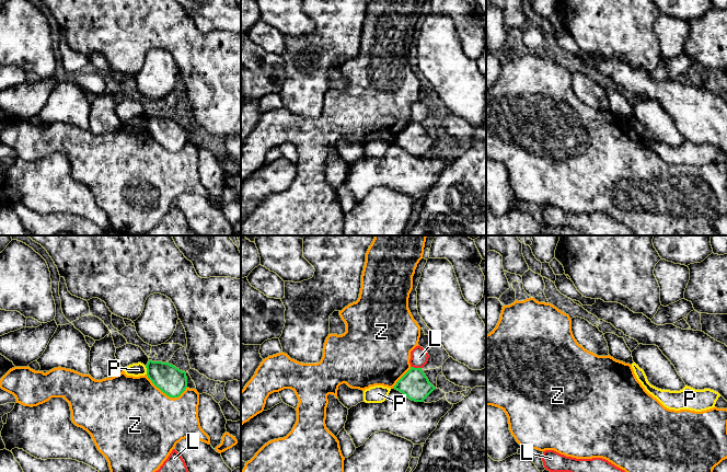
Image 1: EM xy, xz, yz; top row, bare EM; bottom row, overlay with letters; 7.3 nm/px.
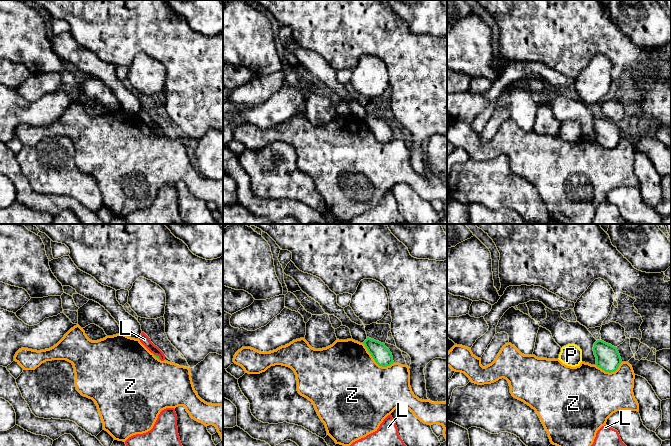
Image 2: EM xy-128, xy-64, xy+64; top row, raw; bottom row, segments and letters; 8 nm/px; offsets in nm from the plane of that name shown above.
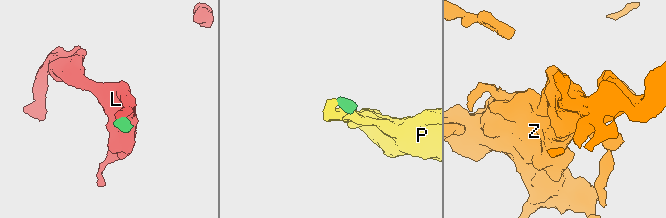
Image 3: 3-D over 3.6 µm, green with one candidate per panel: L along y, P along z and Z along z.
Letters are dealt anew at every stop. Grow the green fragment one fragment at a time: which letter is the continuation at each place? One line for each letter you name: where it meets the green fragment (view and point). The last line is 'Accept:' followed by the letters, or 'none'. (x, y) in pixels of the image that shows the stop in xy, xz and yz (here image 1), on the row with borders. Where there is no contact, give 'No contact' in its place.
Accept: none

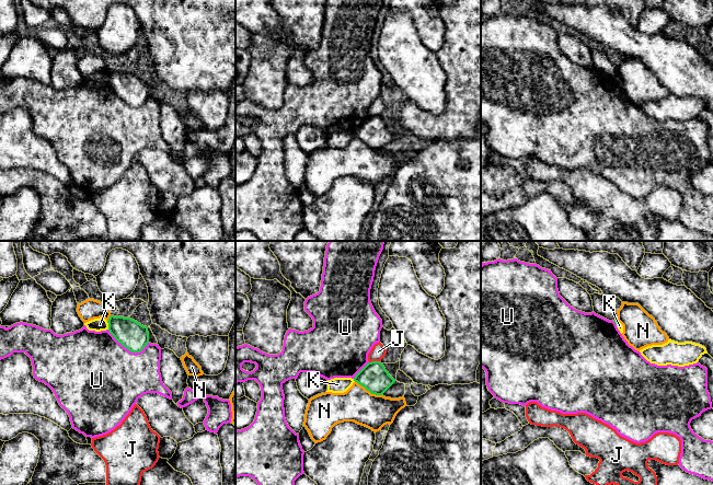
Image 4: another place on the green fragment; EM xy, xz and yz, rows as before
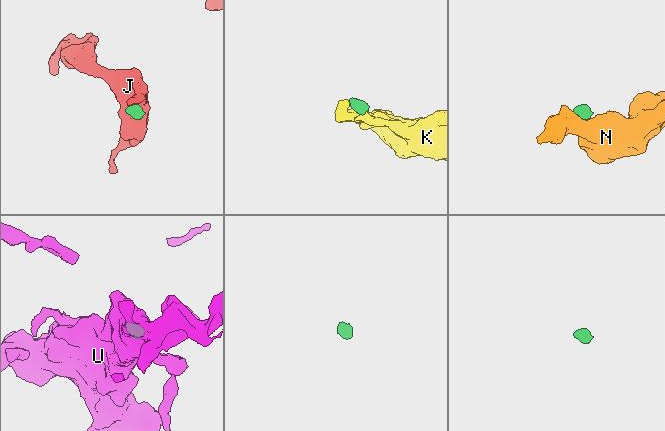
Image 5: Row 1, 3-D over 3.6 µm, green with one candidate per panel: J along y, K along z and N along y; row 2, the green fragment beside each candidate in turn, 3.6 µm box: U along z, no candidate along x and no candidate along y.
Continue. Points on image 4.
Accept: none

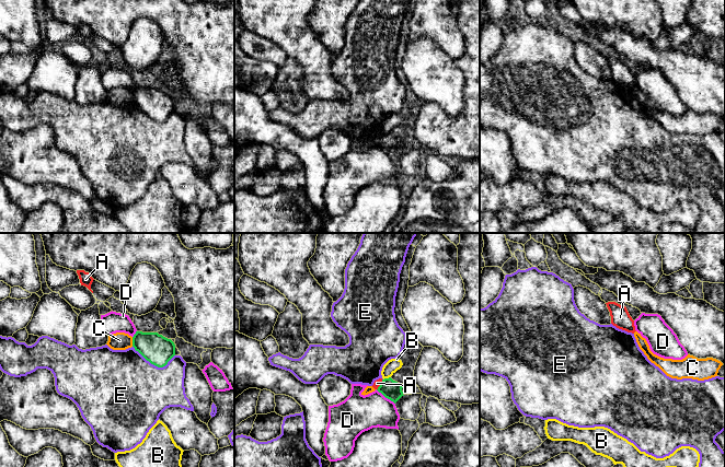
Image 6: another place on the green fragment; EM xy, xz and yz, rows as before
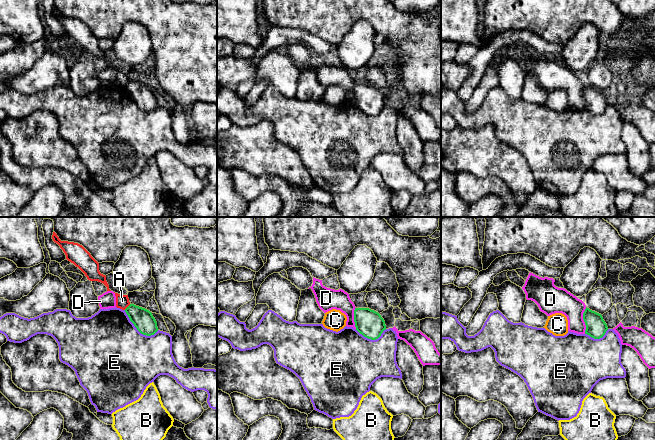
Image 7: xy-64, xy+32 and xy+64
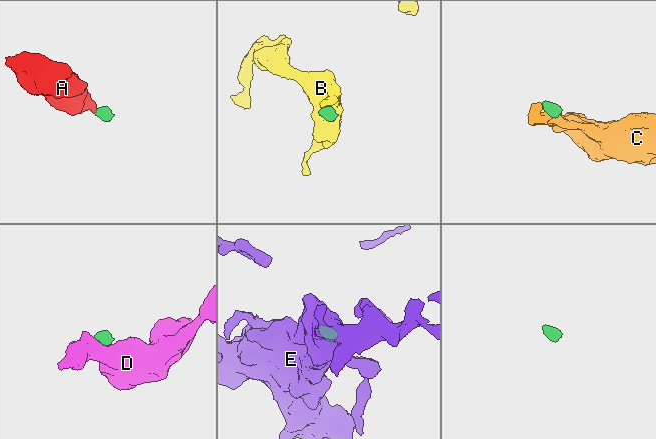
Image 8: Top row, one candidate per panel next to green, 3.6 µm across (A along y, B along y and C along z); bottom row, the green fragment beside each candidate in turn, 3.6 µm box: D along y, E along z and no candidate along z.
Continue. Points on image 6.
A: Touches green at xz (380, 385)
Accept: A

